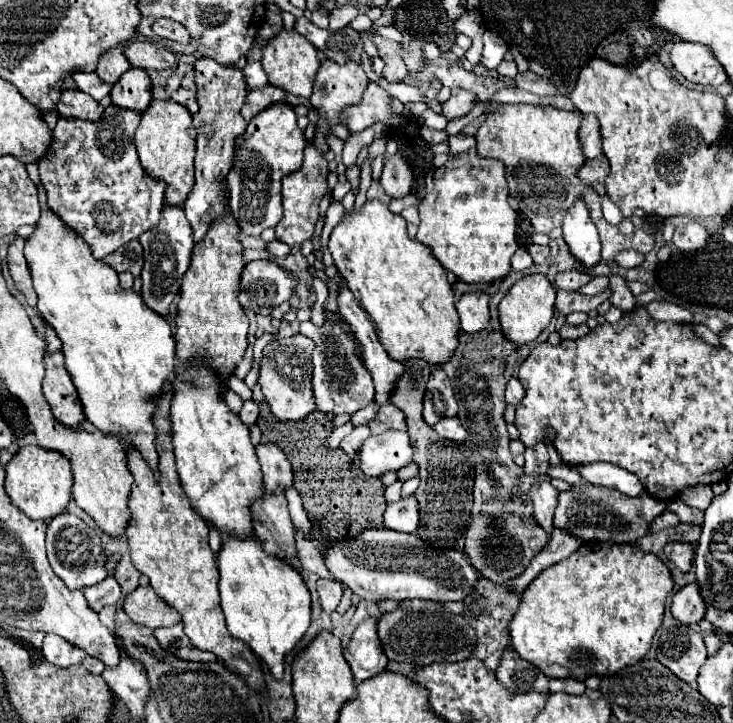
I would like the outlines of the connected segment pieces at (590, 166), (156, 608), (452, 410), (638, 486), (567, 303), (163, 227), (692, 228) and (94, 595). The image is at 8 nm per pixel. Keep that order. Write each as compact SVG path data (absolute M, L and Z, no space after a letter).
M605 156L585 160L585 164L577 170L577 178L585 186L593 186L597 182L603 182L607 176L609 176L609 160L605 160Z
M139 586L125 598L125 614L145 628L163 628L163 626L175 626L181 622L181 616L163 602L151 586Z
M437 368L427 382L423 416L425 422L431 426L435 426L439 420L447 416L457 416L457 400L453 396L453 388L441 368Z
M605 462L587 464L587 466L579 468L579 474L591 484L613 488L627 496L637 496L643 492L643 484L637 480L637 476L633 476L627 470L621 470L615 464L605 464Z
M605 288L603 292L599 292L597 296L585 296L579 292L567 292L567 290L557 290L557 300L555 306L559 312L569 314L573 310L581 310L581 312L589 312L595 310L601 302L611 298L611 288Z
M165 206L163 214L161 214L161 222L151 228L149 232L145 232L139 238L143 252L145 252L145 266L141 272L141 280L143 280L143 288L141 288L141 296L143 302L157 312L159 316L169 316L169 302L167 296L177 296L183 274L187 272L189 264L191 264L191 250L193 250L193 230L189 220L185 218L185 212L181 206Z
M687 222L687 224L679 224L675 228L675 236L673 236L673 244L681 250L681 252L693 252L705 246L707 240L707 230L705 226L701 226L699 222Z
M105 578L101 580L101 584L93 584L89 588L83 588L83 594L89 602L89 606L99 612L103 606L109 606L109 604L117 604L119 596L121 596L121 588L117 584L115 578Z

